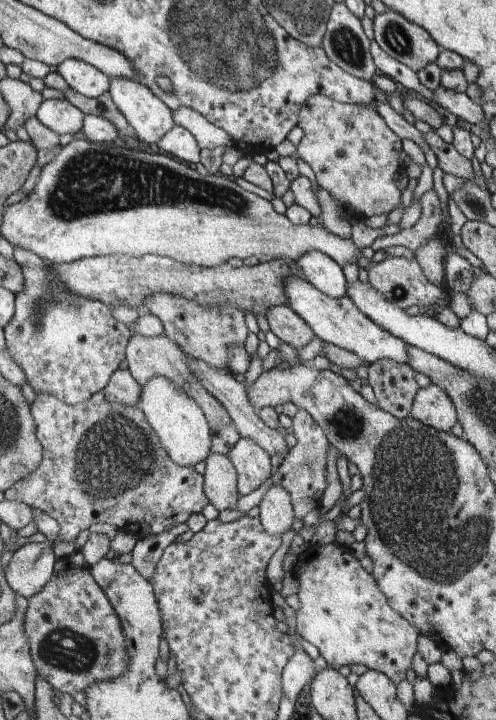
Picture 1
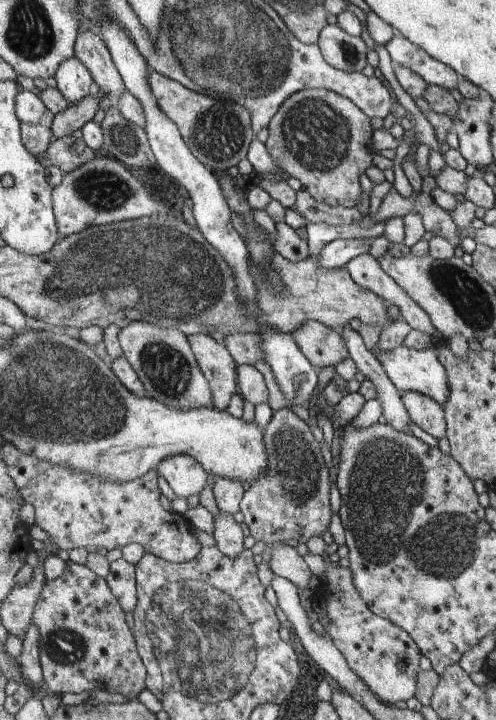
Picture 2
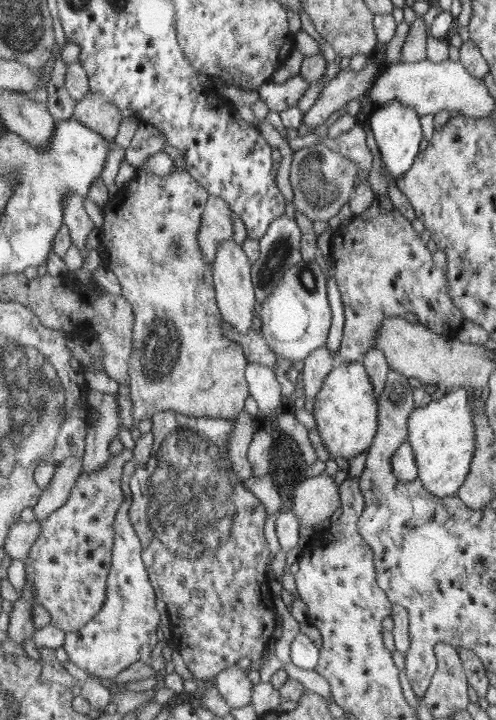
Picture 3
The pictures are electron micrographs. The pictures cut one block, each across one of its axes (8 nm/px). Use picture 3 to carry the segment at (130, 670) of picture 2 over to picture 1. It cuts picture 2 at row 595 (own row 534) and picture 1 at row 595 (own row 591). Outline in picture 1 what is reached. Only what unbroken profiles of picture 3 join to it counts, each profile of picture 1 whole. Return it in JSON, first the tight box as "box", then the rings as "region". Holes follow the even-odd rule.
{"box":[23,558,130,695],"region":[[[68,558],[57,561],[53,579],[41,592],[28,599],[23,628],[39,678],[46,679],[62,695],[85,693],[98,682],[112,682],[124,677],[130,669],[130,651],[127,650],[127,638],[123,634],[118,612],[114,611],[106,592],[95,582],[90,567],[85,564],[76,565]]]}

